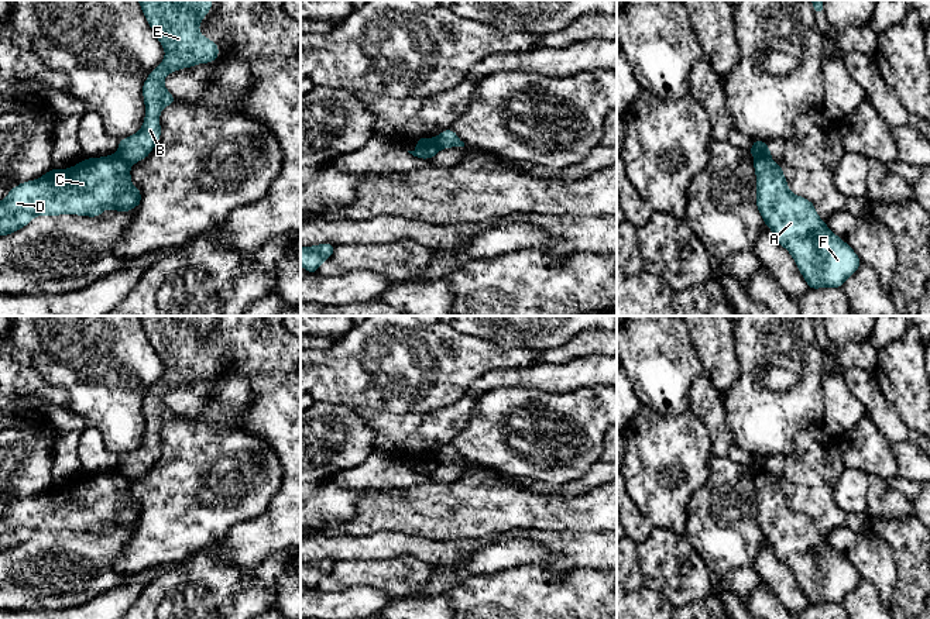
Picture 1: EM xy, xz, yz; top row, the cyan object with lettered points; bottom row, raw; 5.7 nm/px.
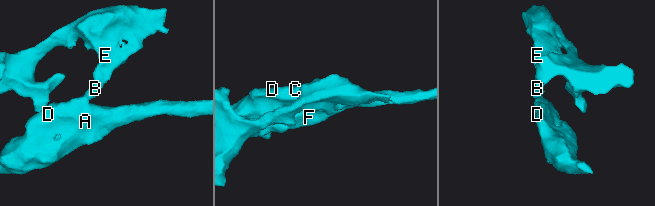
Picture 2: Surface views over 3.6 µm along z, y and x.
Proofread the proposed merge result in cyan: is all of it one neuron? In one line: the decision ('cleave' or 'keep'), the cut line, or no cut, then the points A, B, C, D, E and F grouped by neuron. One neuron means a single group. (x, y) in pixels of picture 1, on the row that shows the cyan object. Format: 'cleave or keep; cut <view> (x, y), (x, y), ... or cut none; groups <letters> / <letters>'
cleave; cut yz (768, 150), (755, 158); groups A C D F / B E

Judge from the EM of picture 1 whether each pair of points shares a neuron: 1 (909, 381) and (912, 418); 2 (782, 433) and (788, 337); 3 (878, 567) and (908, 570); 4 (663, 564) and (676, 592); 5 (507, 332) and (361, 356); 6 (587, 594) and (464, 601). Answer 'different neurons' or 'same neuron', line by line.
1: same neuron
2: same neuron
3: different neurons
4: same neuron
5: different neurons
6: same neuron

